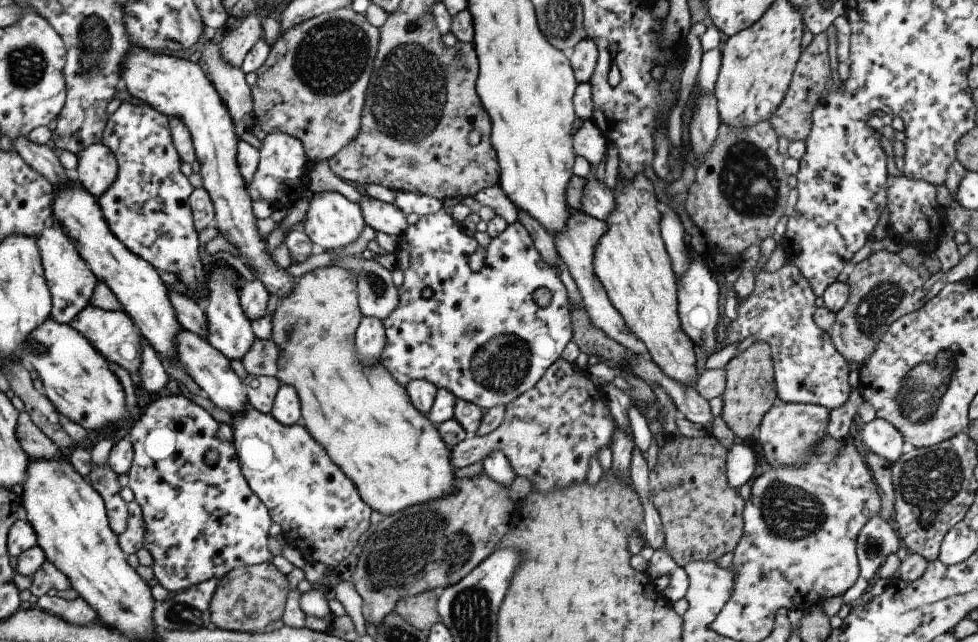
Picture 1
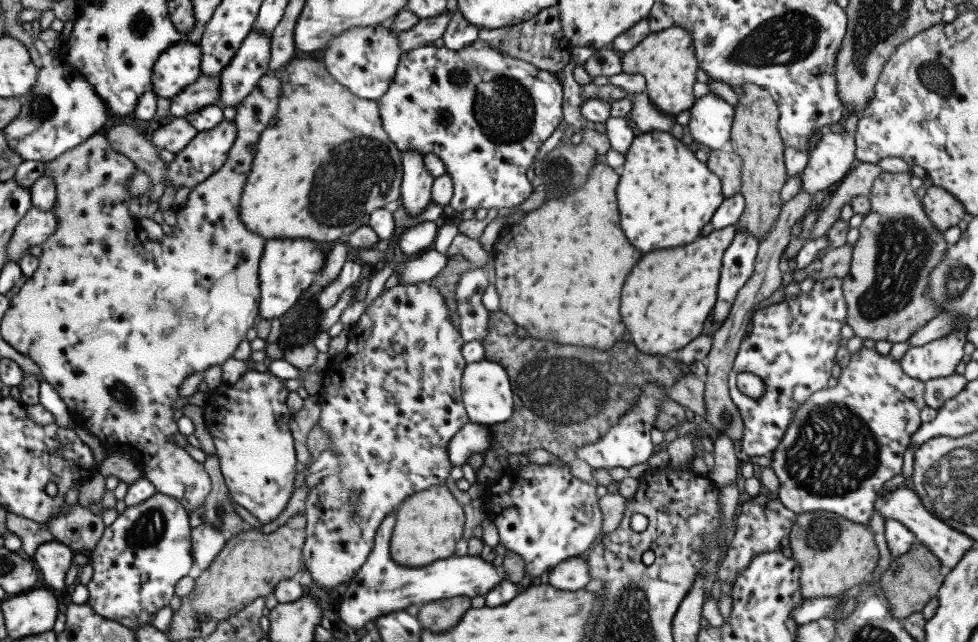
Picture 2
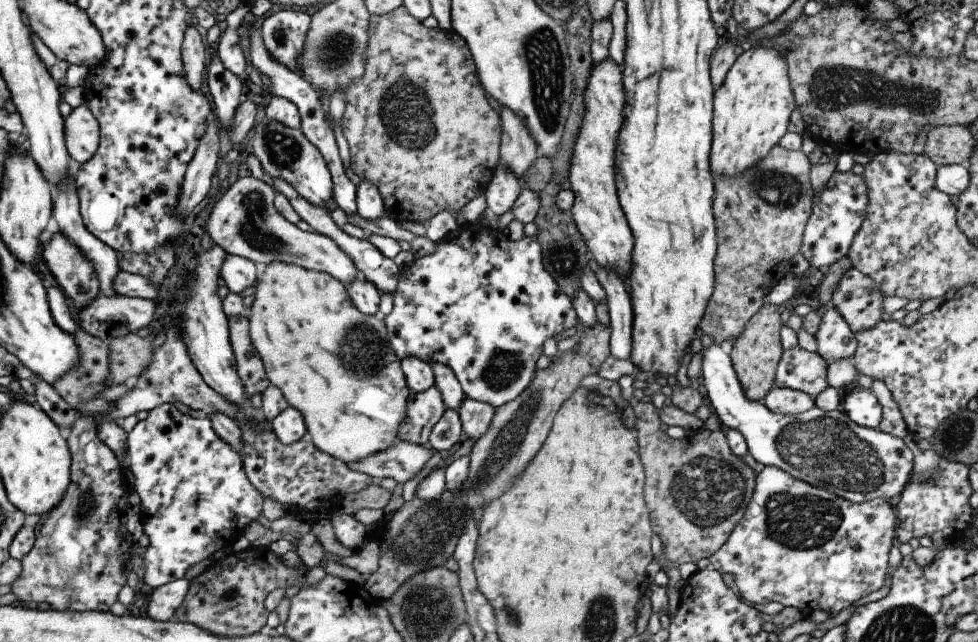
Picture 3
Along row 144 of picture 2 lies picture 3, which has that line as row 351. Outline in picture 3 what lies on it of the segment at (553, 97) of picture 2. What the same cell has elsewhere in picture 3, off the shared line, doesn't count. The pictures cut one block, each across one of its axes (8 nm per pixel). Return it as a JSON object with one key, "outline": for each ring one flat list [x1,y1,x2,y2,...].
{"outline":[[480,222,463,224,450,232,437,244,434,254,414,259,414,264,401,271,397,289,393,294,393,309,388,316,384,316,385,327,389,336,389,343,392,345,396,356,402,360,405,356,415,356,427,363,447,364,460,381,462,390,466,397,483,403,491,404,498,408,511,400,514,400,531,383,532,377,537,370,536,361,542,354,542,346,550,337,559,338,561,332,572,327,577,322,577,314,574,310,571,298,564,294,543,265,543,252,538,239,523,237,521,240,512,241,508,239,505,230,490,229,482,226]]}

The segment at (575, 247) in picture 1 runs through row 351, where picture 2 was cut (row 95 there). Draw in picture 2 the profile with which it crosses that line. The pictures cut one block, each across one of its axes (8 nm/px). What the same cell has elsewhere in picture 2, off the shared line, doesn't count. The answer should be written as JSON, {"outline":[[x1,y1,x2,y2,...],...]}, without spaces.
{"outline":[[646,92,631,93,632,96,632,111,628,114,630,123,636,129,640,129,642,133,651,130,668,131,673,122,676,122,674,116,660,112,650,100]]}

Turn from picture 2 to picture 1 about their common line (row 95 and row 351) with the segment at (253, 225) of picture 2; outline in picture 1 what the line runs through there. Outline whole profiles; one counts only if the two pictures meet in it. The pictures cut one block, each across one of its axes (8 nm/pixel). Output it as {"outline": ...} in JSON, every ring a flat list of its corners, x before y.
{"outline":[[331,265,329,267,320,267,312,272,308,272,304,276,295,280,294,288,292,292,288,292,288,296,284,296,279,302,276,310,272,312,272,340,276,343,276,346,280,349,280,356,278,358,278,372,276,374,277,379,281,384,287,384,292,386,298,393,298,398,301,404,301,416,304,418,304,424,306,430,310,433,310,436,327,450,330,460,342,469,342,472,352,480,356,485,360,498,376,512,388,515,396,514,397,512,404,511,404,508,410,508,415,503,428,502,428,500,434,500,434,498,444,498,448,494,454,494,456,492,456,477,454,477,454,466,450,462,450,447,440,438,440,432,436,430,436,425,432,424,431,420,422,412,420,412,411,402,406,388,400,386,394,376,386,370,386,367,382,365,382,361,378,362,376,366,372,368,364,368,358,360,358,354,356,354,356,329,363,318,363,314,359,306,359,291,357,290,356,276,350,272,350,270,344,270,338,265]]}

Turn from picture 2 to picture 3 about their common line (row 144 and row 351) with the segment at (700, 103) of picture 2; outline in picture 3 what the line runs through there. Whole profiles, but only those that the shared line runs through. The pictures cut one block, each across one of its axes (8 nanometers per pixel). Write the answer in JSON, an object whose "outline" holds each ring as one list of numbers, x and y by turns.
{"outline":[[710,346,703,355,702,378,705,382,709,407,719,418,724,429,736,429,747,442,754,460,765,466,781,468,790,476,811,485,828,489,851,503,865,503,872,499,900,496,908,486,913,469,913,450,907,439,883,433,878,429,856,424,844,410,825,411,814,406,802,414,776,414,769,411,761,401,750,400,744,392,734,370,728,347]]}

